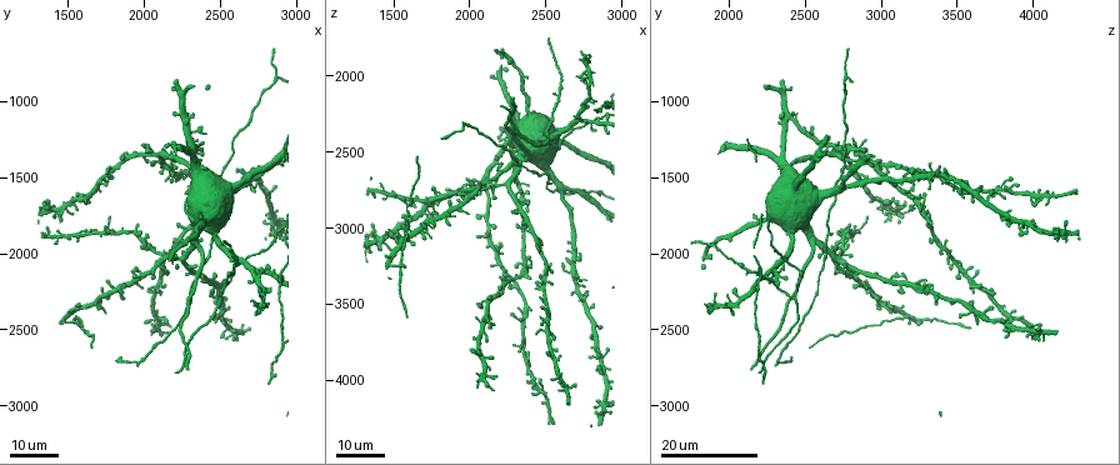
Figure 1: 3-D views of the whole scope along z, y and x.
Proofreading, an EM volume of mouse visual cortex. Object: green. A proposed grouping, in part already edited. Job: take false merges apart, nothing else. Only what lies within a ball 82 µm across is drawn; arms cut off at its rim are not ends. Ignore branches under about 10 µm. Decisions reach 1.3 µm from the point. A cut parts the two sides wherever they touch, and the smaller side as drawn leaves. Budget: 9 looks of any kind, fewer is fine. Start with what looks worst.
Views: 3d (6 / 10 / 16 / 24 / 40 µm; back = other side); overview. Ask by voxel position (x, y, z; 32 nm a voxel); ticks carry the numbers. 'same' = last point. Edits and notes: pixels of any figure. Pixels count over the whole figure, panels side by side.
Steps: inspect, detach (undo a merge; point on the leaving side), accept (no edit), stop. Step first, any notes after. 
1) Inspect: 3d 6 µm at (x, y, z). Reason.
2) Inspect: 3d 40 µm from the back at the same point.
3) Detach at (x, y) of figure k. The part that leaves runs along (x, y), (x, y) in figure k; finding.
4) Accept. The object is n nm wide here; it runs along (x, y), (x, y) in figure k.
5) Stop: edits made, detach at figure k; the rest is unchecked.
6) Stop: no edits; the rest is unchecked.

Inspect: 3d 24 µm at (2900, 2160, 2180). Sudden change in width.

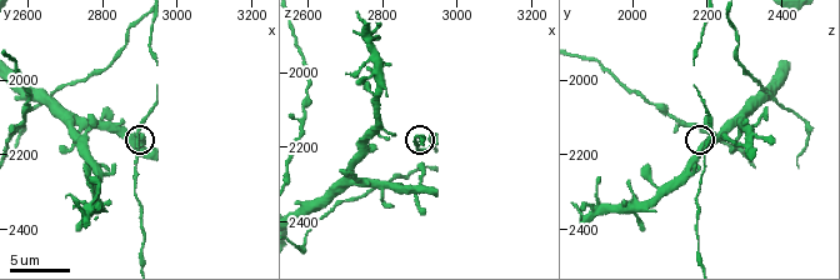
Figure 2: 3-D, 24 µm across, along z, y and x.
Inspect: 3d 6 µm at (2890, 2160, 2210).

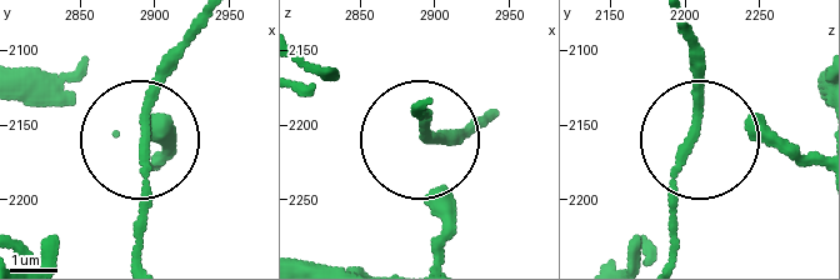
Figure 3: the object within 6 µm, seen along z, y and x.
Accept. The object is 150 nm wide here; continuous, no second neuron.

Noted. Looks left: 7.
Inspect: 3d 24 µm at (2940, 1780, 2200). A narrow waist.

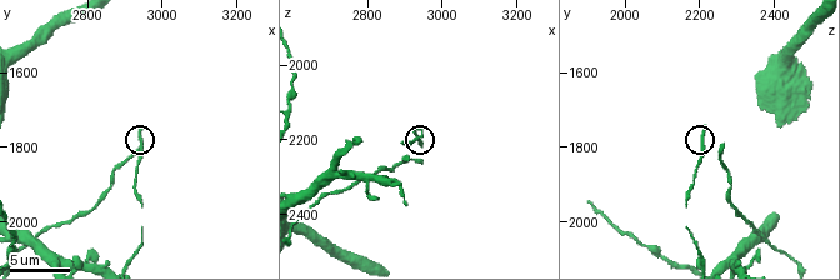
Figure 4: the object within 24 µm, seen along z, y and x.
Inspect: 3d 10 µm at (2940, 1790, 2210).

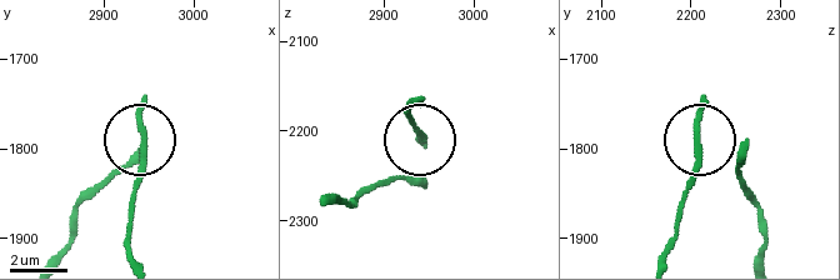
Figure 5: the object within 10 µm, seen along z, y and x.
Accept. 3 arms meet here; it runs along (760, 258), (760, 215), (739, 150), (699, 140), (684, 198) in figure 5; continuous, no second neuron.

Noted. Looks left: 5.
Inspect: 3d 24 µm at (2500, 2300, 2420). A fork.

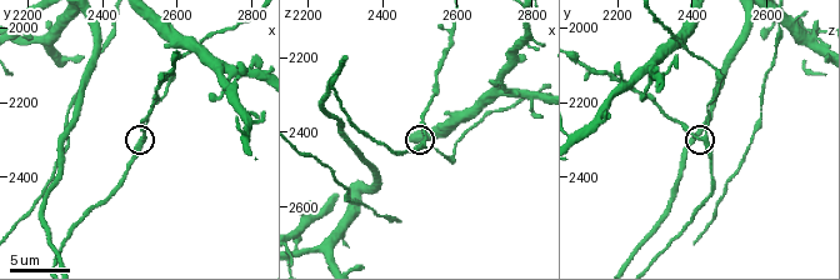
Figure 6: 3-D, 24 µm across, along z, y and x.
Inspect: 3d 6 µm at (2510, 2300, 2430).

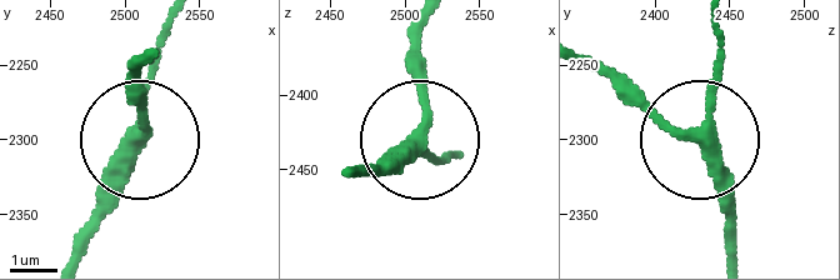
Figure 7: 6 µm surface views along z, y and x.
Accept. The side arm is 23 µm long; it runs along (719, 29), (704, 149), (731, 216) in figure 7; one neuron here.

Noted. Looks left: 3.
Inspect: 3d 6 µm at (2640, 2040, 2360). Looks like a crossing.

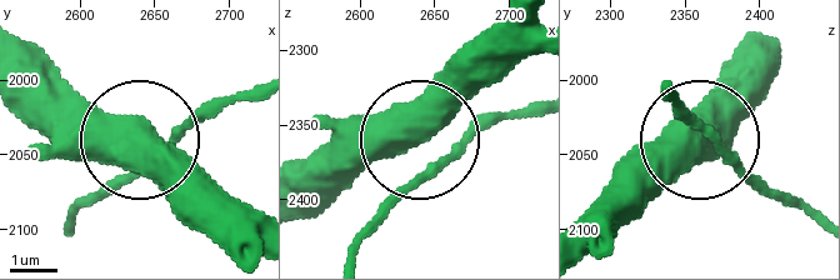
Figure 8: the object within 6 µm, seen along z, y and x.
Inspect: 3d 6 µm from the back at (2638, 2042, 2360). From behind.

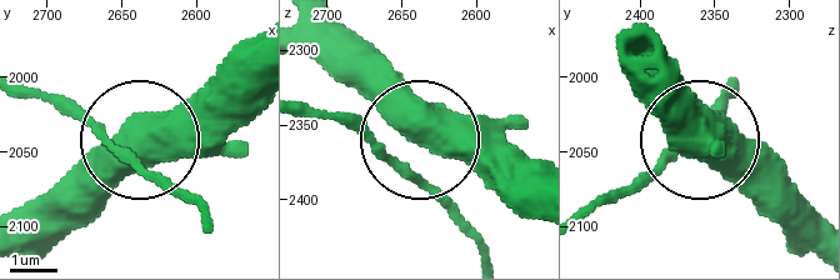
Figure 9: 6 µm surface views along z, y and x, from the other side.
Accept. 4 arms meet here; it runs along (256, 40), (56, 184) in figure 9; one neuron here.

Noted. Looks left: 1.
Stop: no edits; the rest is unchecked.

